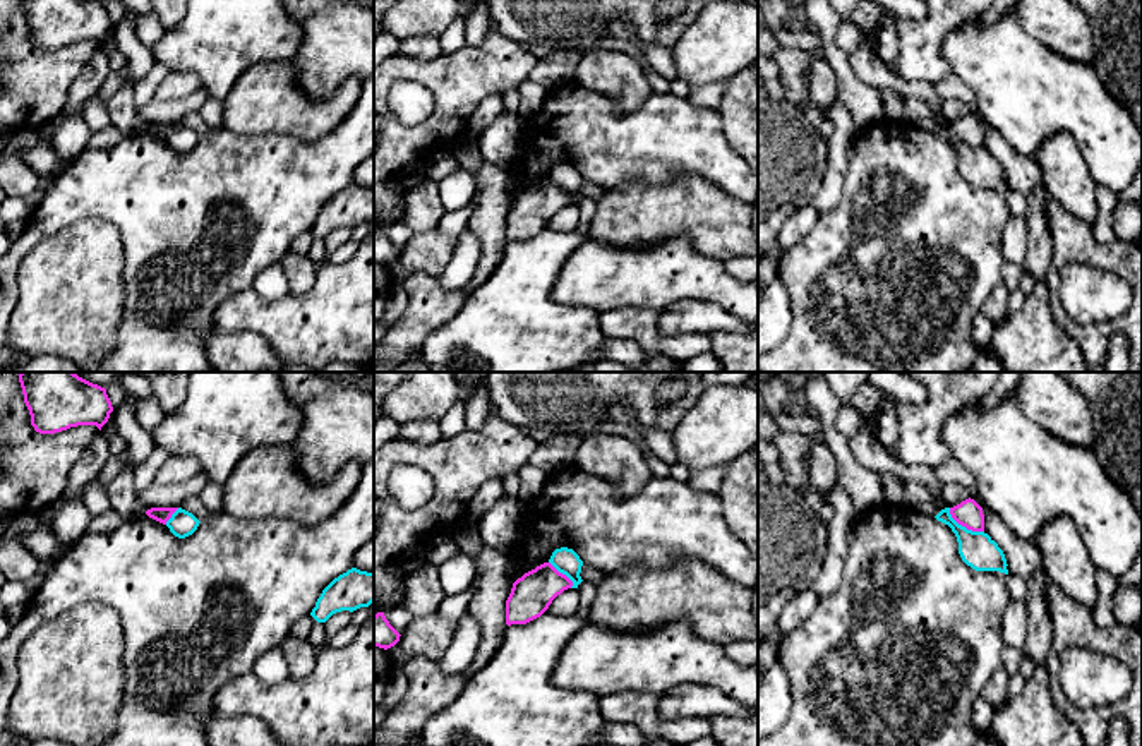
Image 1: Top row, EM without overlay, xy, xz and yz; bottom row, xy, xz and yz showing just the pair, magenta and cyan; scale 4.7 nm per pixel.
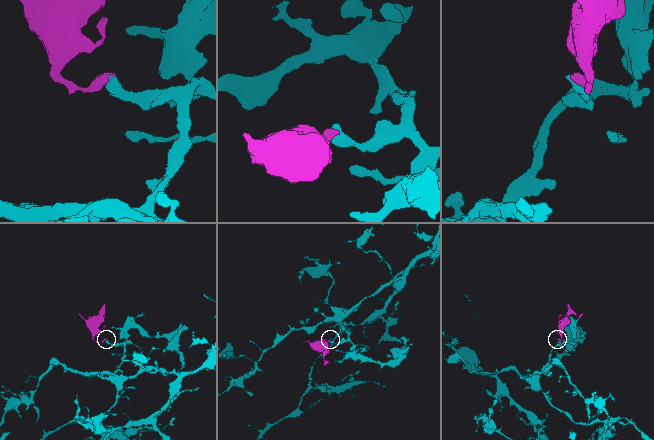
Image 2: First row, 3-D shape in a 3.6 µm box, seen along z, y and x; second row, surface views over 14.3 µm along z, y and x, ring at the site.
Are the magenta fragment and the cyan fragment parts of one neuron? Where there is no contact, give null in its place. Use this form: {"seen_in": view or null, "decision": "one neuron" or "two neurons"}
{"seen_in": "yz", "decision": "two neurons"}

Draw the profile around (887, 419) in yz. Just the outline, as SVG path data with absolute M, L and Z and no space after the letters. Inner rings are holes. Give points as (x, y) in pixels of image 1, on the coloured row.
M887 400L876 417L880 427L876 437L887 451L892 451L899 442L899 417L895 412L895 405L890 400Z

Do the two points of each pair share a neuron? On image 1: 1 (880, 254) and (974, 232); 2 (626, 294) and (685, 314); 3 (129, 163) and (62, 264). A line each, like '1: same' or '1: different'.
1: same
2: different
3: different

